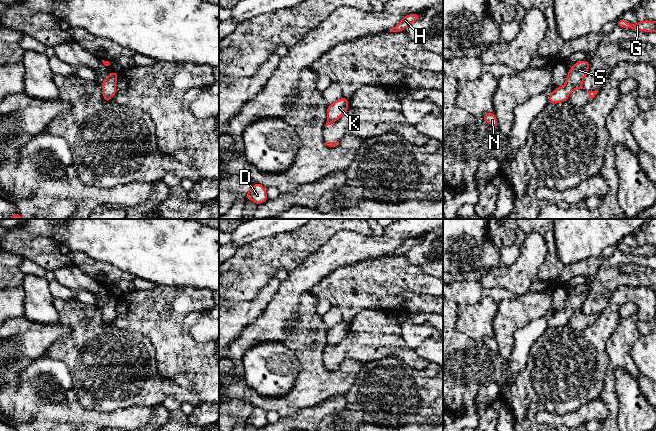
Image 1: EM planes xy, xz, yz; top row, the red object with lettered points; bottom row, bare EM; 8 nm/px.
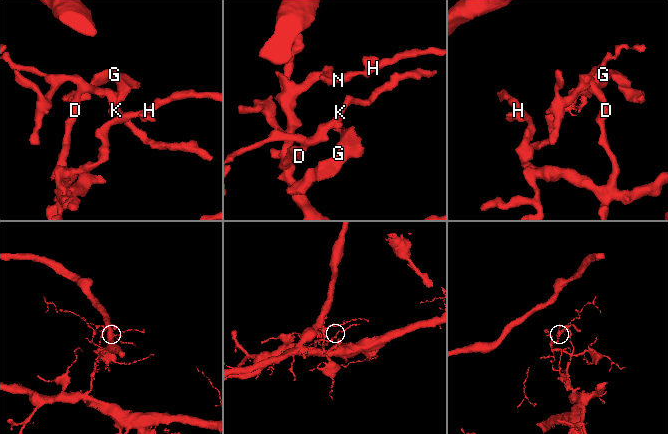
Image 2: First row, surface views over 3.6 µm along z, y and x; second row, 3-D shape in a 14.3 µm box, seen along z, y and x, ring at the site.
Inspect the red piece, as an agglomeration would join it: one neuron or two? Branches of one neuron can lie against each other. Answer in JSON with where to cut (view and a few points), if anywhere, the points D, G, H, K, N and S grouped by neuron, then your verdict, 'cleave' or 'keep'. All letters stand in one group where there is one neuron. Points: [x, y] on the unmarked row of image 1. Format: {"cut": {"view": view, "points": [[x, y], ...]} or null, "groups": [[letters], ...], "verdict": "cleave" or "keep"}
{"cut": {"view": "yz", "points": [[579, 309], [571, 315]]}, "groups": [["D", "H", "K", "N", "S"], ["G"]], "verdict": "cleave"}

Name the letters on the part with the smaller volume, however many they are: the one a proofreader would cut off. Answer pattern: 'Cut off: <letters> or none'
Cut off: G

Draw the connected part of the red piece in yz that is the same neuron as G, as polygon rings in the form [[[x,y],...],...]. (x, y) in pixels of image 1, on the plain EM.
[[[621,242],[616,246],[616,250],[625,253],[635,253],[643,256],[656,256],[656,245],[650,245],[650,244],[643,244],[637,246],[636,248],[630,248],[623,242]]]

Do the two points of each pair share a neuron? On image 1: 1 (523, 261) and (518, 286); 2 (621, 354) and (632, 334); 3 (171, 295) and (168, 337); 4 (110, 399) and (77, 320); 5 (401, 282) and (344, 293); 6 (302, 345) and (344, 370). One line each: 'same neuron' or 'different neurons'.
1: same neuron
2: same neuron
3: same neuron
4: same neuron
5: same neuron
6: same neuron

